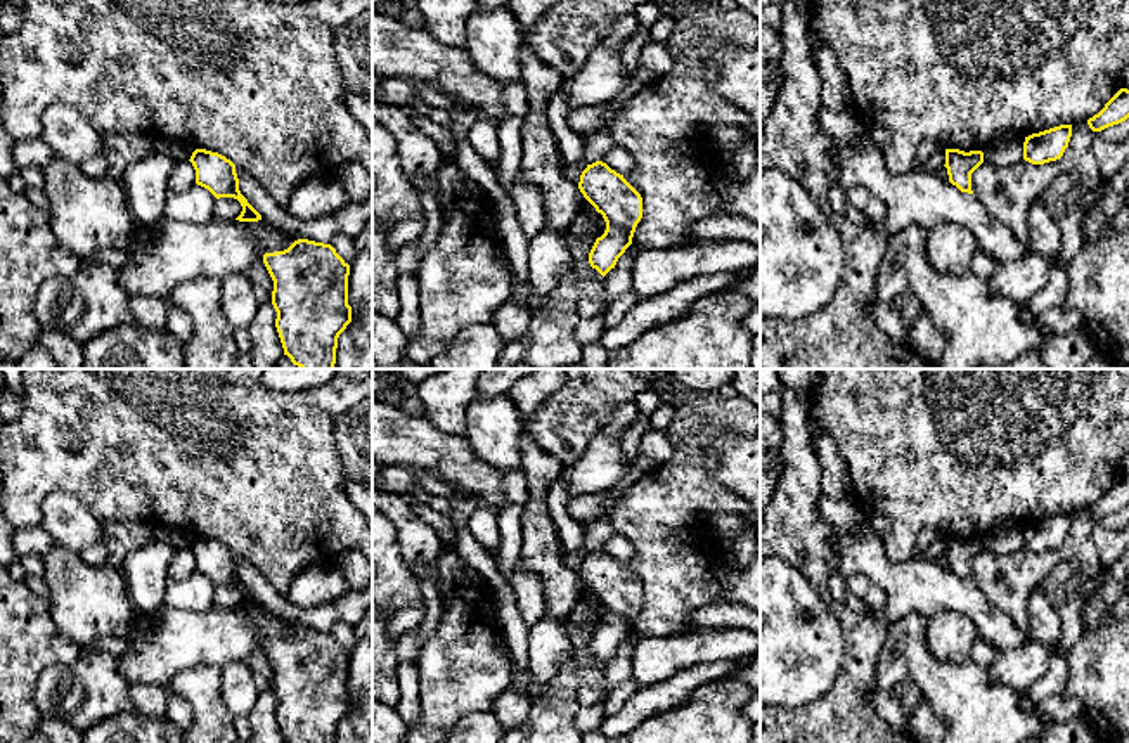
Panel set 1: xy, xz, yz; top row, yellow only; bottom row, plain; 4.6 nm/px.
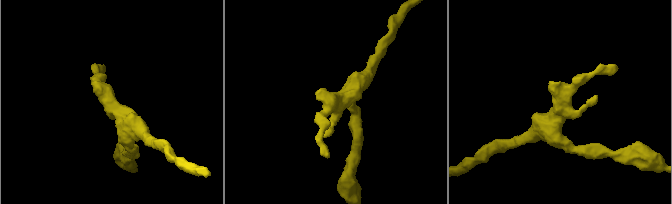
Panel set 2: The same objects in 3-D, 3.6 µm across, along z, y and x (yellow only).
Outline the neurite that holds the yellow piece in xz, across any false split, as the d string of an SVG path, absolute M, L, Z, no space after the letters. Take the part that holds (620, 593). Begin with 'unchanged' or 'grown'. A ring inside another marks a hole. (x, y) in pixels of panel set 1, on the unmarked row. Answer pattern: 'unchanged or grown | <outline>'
unchanged | M603 549L587 552L578 577L606 610L604 622L596 627L589 641L590 655L604 665L632 632L635 615L642 606L642 585L623 563Z

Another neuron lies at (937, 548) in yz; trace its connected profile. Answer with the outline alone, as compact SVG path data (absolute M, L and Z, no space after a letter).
M939 535L928 547L916 549L914 558L935 561L945 552L945 537Z

